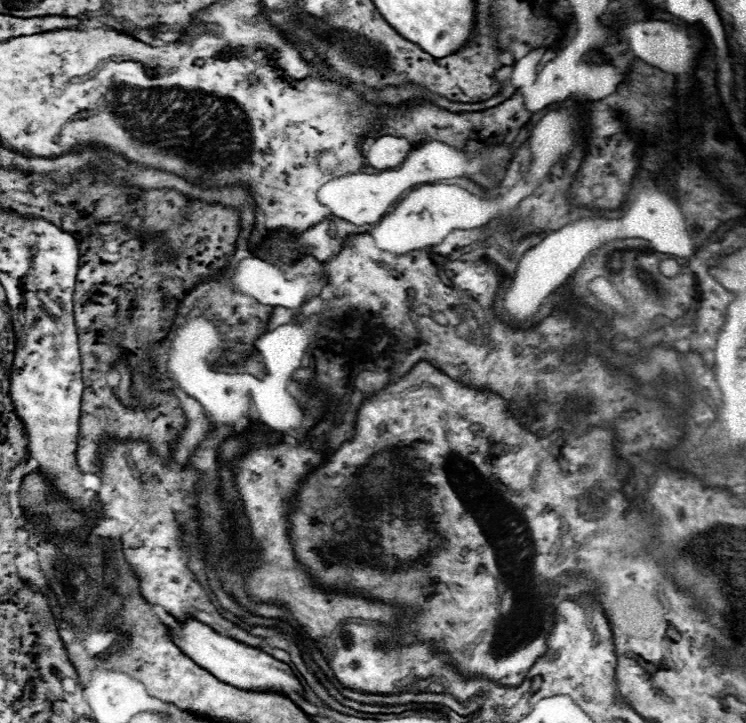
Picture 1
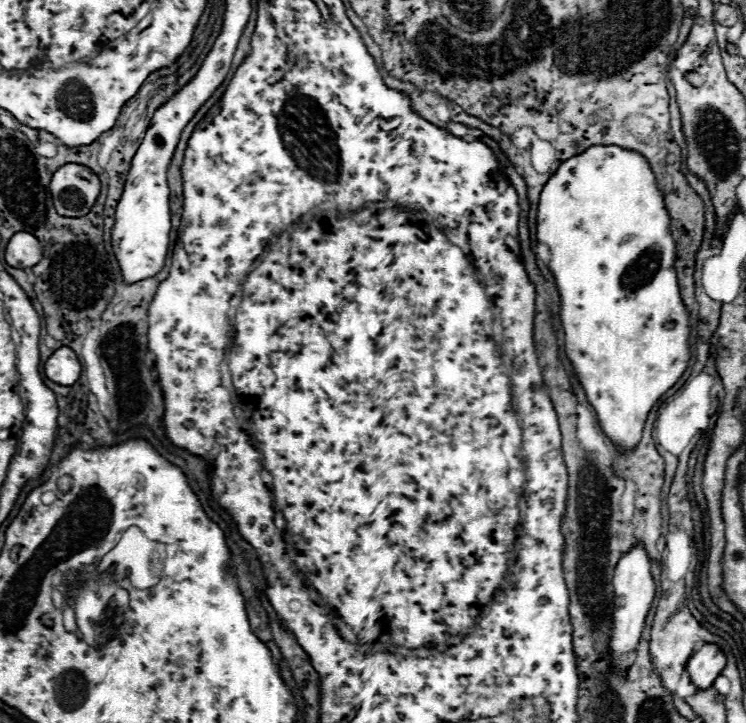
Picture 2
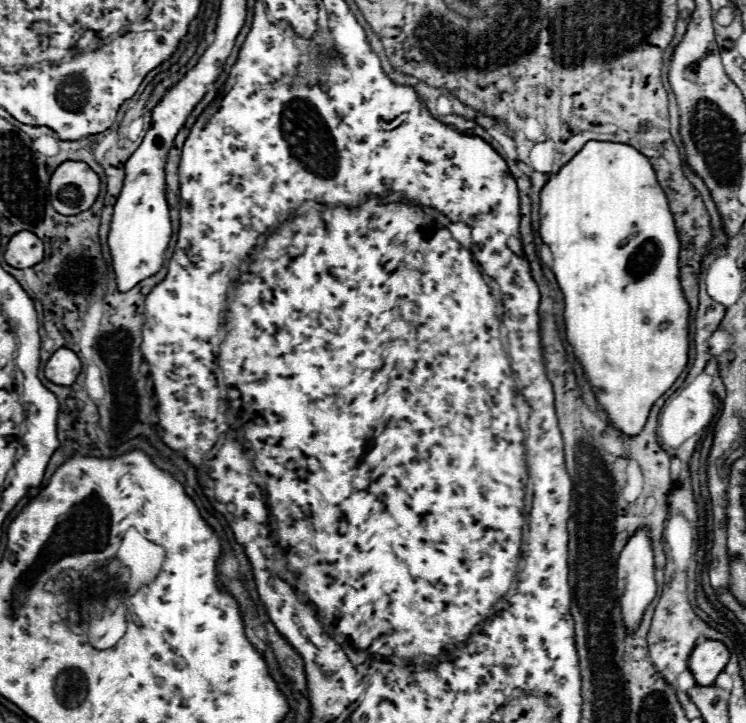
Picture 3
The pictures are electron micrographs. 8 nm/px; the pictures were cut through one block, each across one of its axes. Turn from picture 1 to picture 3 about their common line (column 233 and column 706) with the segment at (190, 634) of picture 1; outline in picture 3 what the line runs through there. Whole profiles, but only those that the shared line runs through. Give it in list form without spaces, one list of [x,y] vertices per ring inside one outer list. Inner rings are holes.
[[[704,640],[702,644],[694,646],[690,654],[690,672],[696,678],[696,684],[710,686],[714,684],[716,676],[724,670],[730,660],[728,648],[720,640]]]

